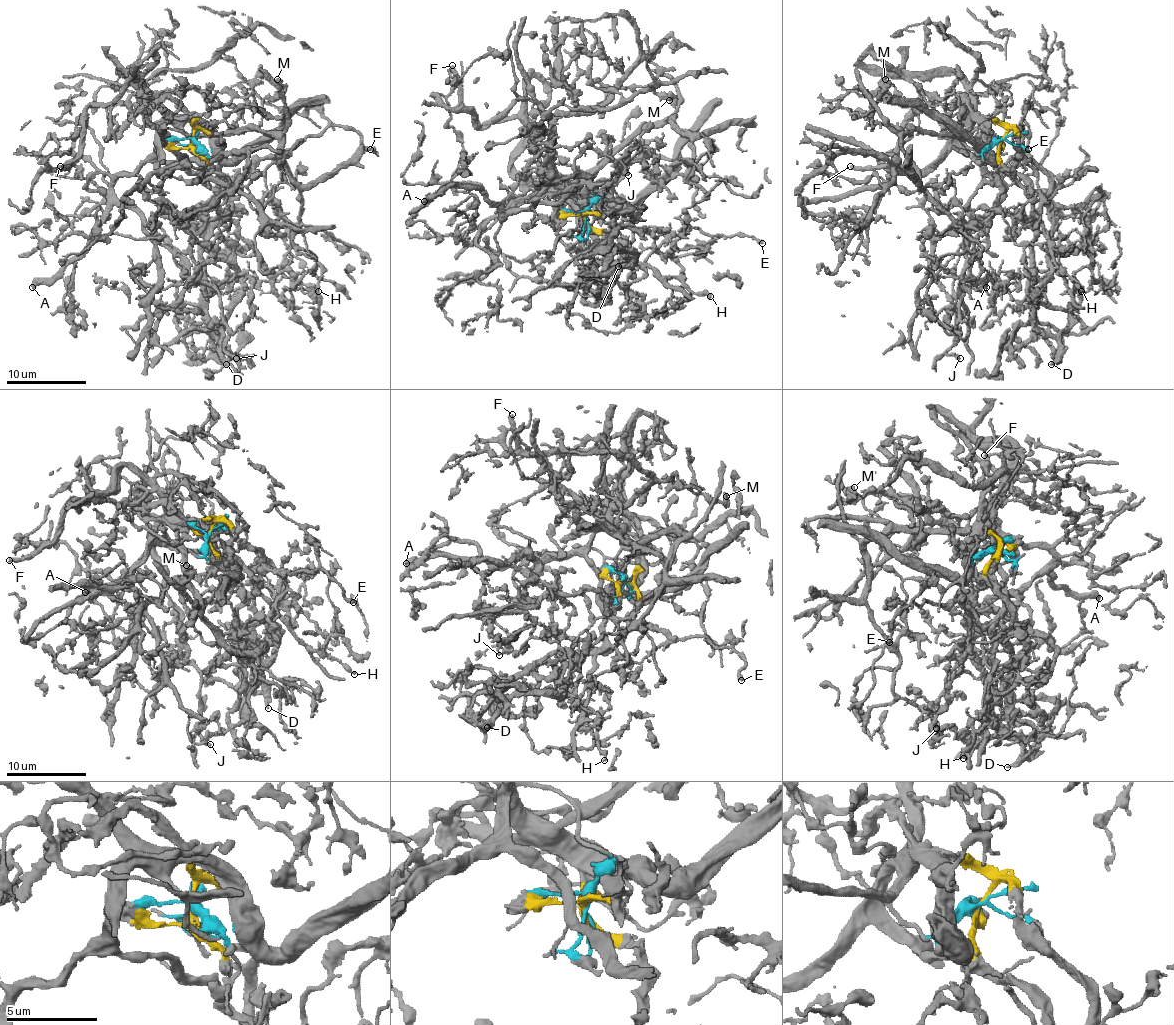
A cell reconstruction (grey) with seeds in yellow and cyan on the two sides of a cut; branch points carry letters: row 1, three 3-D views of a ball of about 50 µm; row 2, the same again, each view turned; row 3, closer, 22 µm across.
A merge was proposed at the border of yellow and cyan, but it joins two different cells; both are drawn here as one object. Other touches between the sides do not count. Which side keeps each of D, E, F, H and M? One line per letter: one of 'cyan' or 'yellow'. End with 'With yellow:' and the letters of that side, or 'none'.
D: yellow
E: cyan
F: cyan
H: cyan
M: cyan
With yellow: D

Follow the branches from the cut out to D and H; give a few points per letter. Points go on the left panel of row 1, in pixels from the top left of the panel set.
D: (192, 139), (200, 131), (218, 155), (204, 239), (236, 273), (240, 289), (214, 341), (214, 353), (226, 364)
H: (194, 139), (200, 153), (170, 123), (160, 131), (156, 155), (198, 171), (270, 271), (288, 271), (318, 291)

